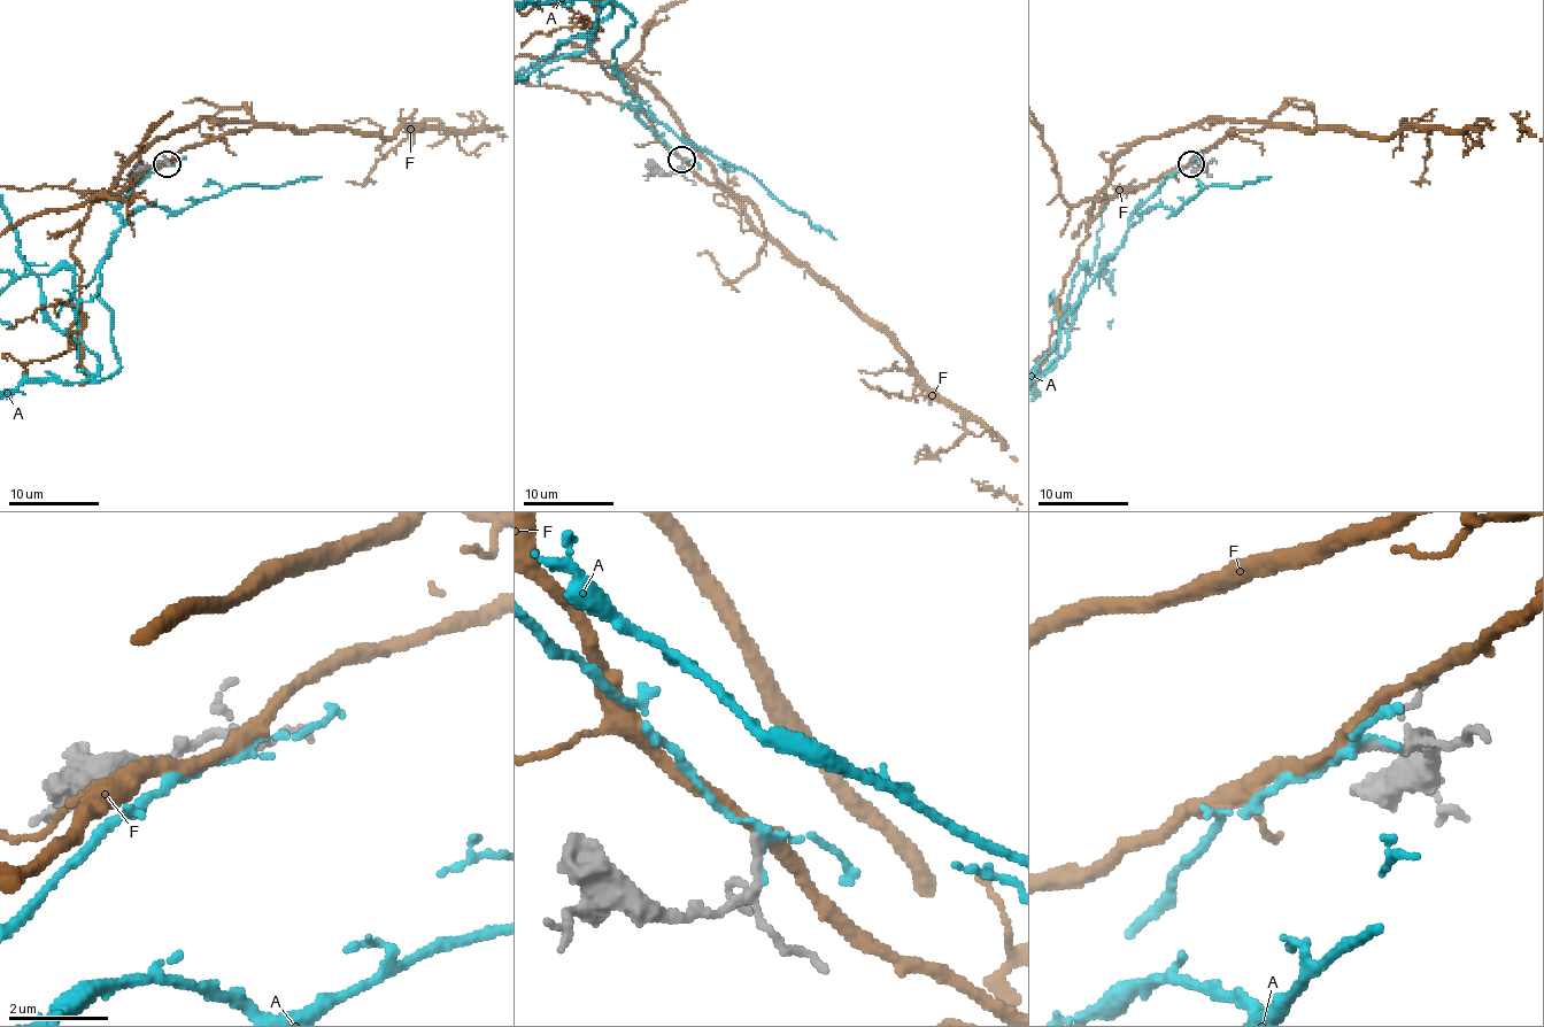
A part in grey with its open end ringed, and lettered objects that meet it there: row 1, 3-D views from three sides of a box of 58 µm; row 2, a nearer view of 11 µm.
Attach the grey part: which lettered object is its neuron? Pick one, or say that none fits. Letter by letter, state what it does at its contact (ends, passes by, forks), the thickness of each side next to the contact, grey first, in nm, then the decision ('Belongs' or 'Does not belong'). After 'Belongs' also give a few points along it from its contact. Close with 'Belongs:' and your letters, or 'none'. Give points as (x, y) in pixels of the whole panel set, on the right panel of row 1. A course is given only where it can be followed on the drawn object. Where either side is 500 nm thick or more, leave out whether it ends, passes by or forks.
A: It passes by. Thickness 130 nm (grey) against 120 nm. Does not belong
F: It passes by. Thickness 160 nm (grey) against 300 nm. Does not belong
Belongs: none

